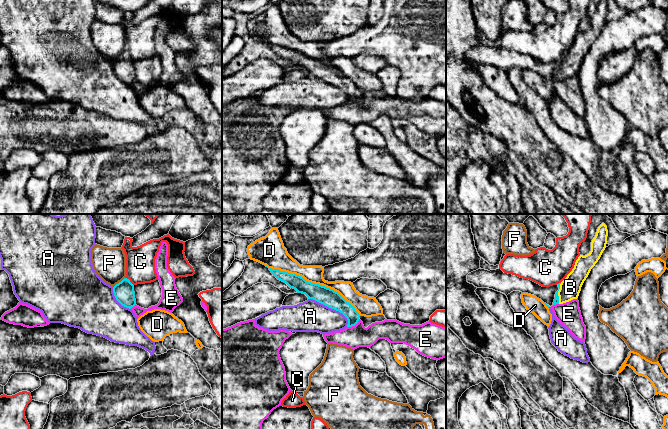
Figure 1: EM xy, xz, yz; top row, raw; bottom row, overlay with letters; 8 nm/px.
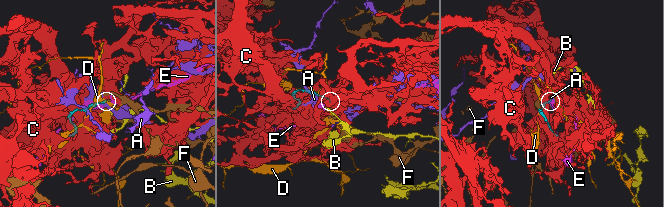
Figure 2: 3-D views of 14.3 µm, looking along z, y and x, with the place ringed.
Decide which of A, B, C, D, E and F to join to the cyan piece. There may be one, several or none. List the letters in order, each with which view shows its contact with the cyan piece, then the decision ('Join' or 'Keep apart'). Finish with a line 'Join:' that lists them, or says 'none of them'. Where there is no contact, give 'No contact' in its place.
A: Touches cyan in xz. Keep apart
B: Touches cyan in yz. Join
C: Touches cyan in xy. Keep apart
D: Touches cyan in xz. Keep apart
E: Touches cyan in xz. Keep apart
F: Touches cyan in xy. Keep apart
Join: B

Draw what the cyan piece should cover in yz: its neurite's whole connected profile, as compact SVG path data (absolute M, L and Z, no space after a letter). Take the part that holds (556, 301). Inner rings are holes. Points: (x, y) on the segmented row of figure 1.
M602 223L591 242L590 253L585 256L580 255L572 271L561 283L557 284L559 290L555 294L553 305L563 304L578 298L584 281L606 248L607 236L607 226Z

